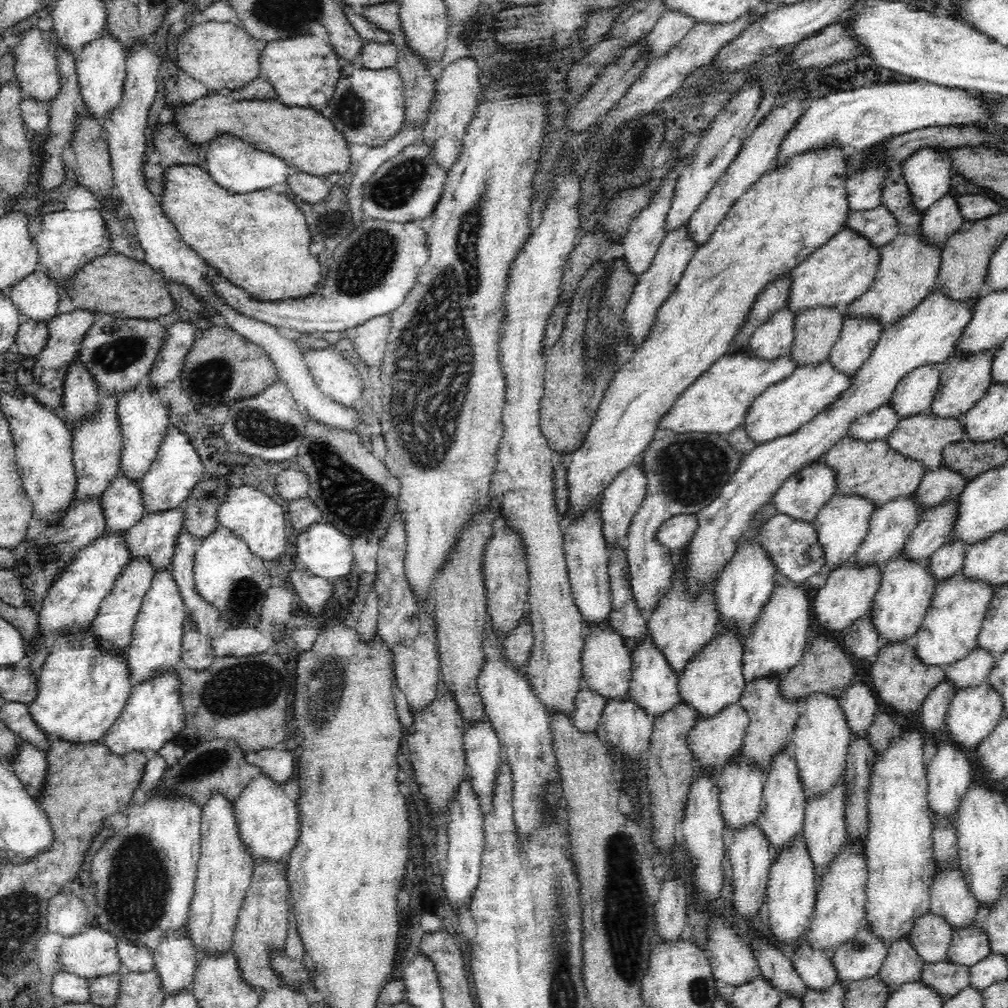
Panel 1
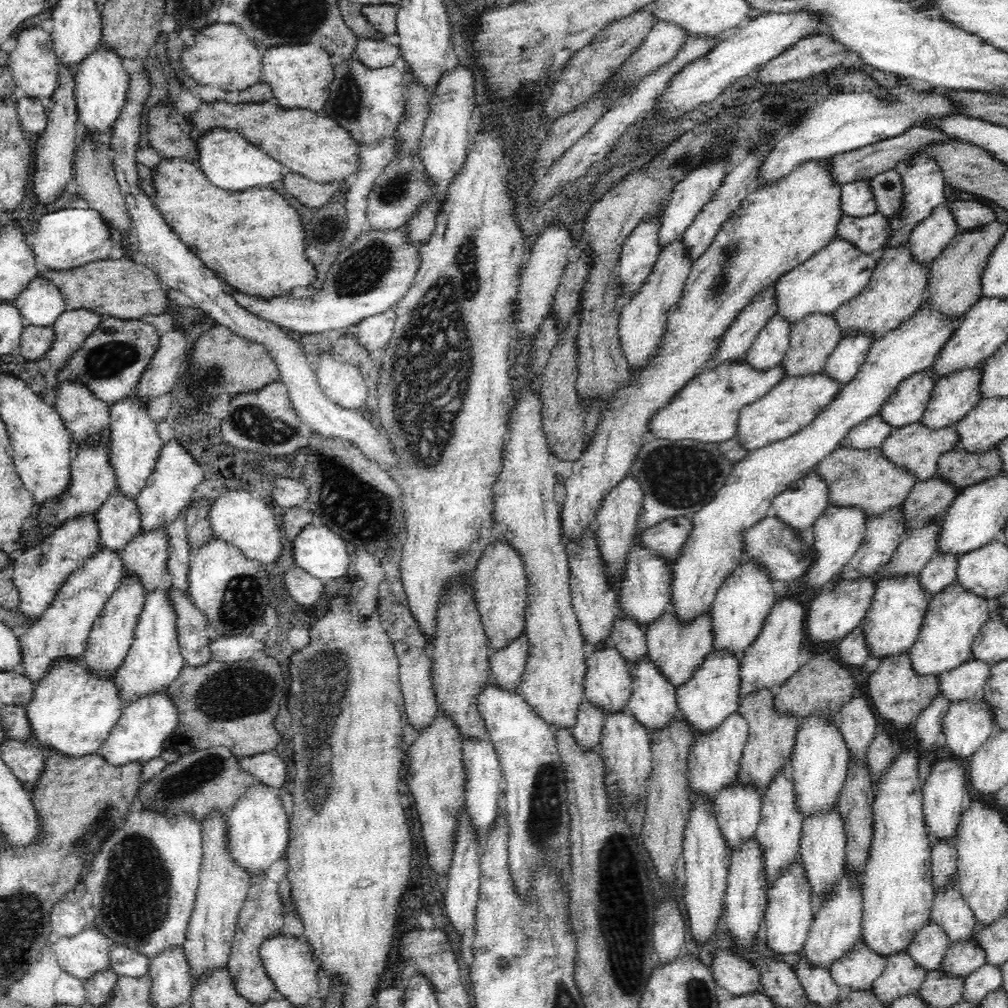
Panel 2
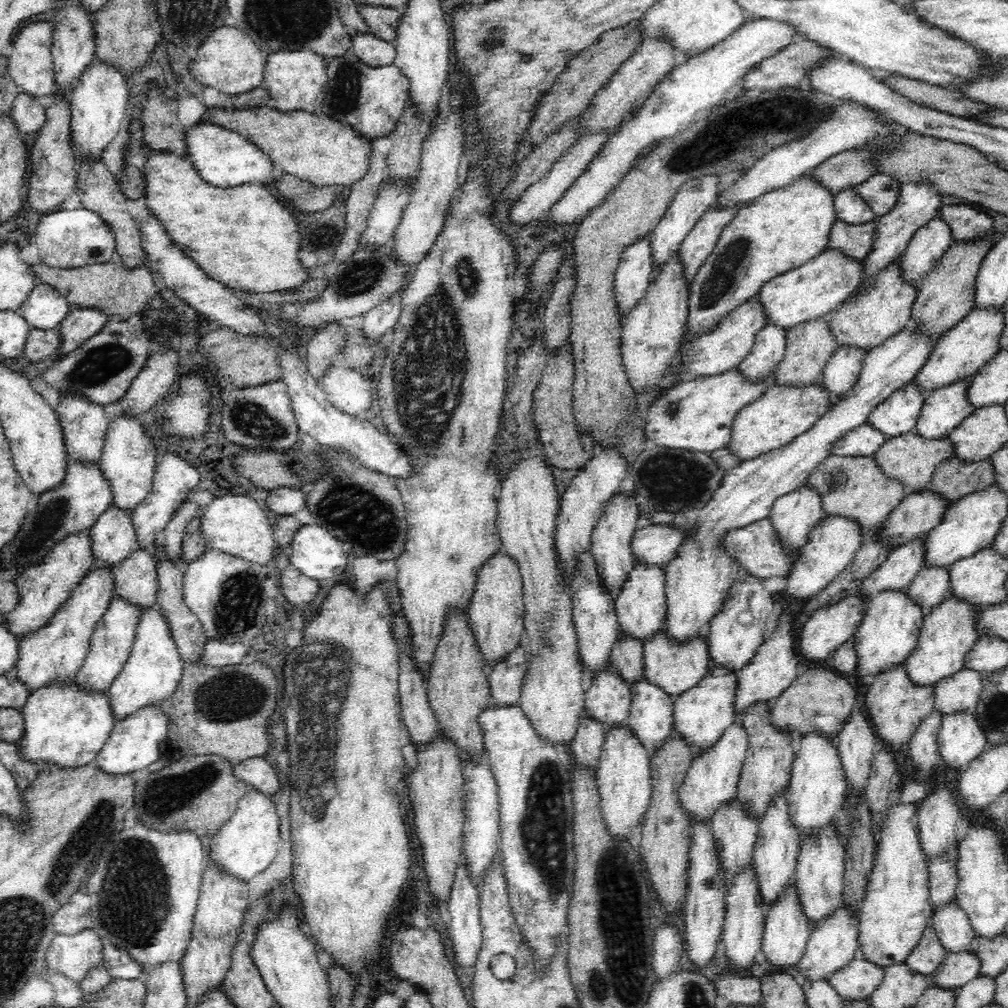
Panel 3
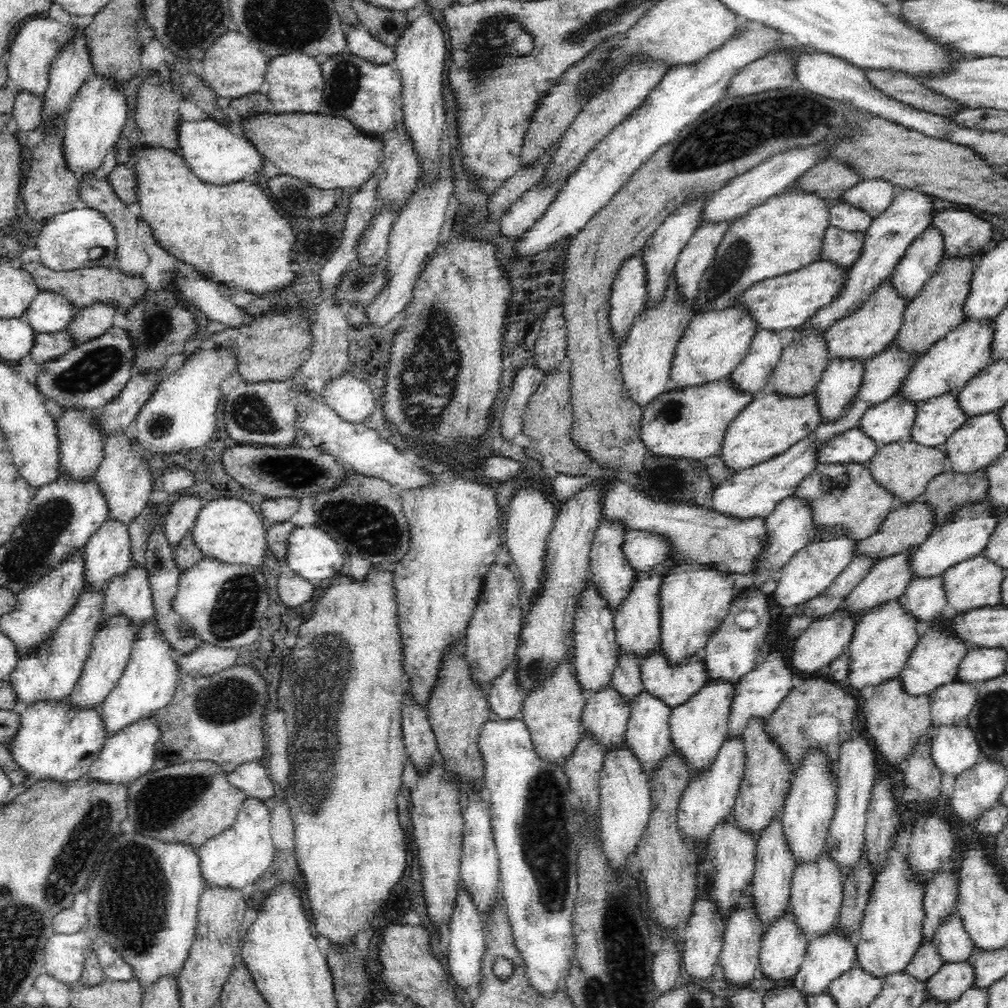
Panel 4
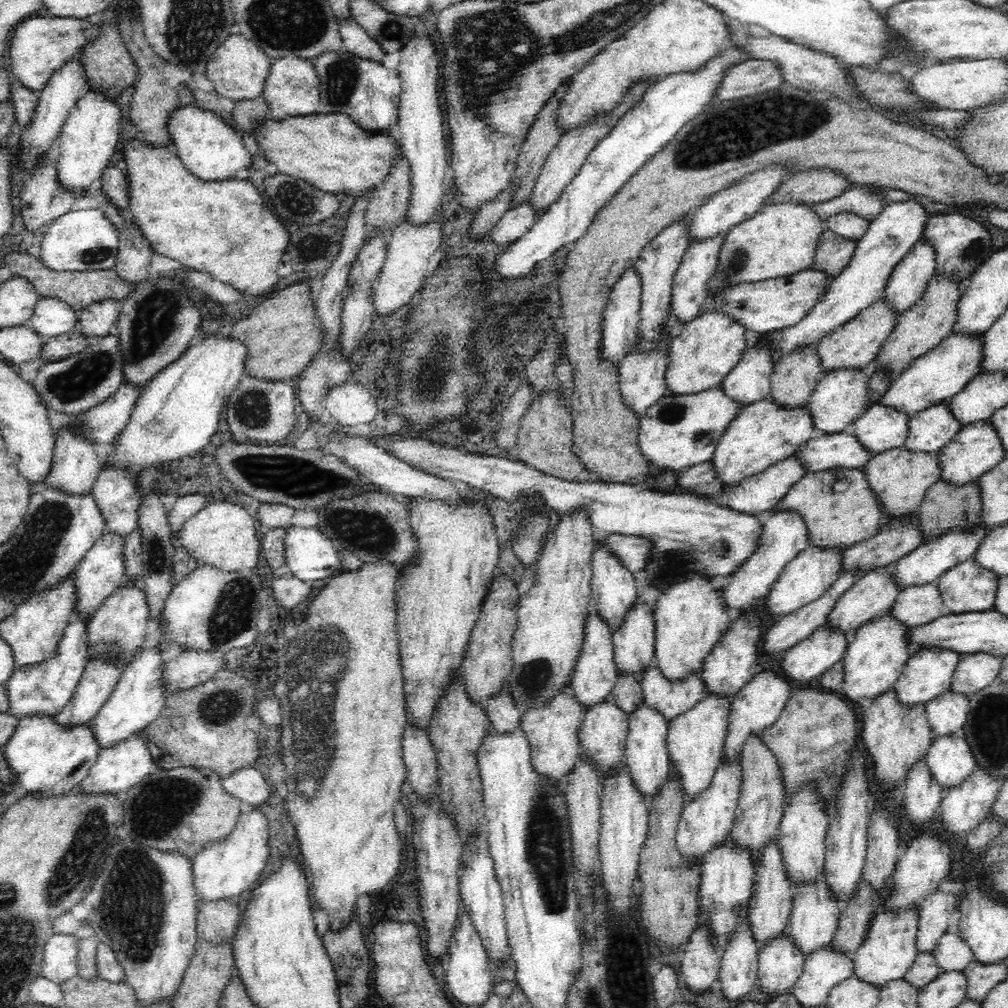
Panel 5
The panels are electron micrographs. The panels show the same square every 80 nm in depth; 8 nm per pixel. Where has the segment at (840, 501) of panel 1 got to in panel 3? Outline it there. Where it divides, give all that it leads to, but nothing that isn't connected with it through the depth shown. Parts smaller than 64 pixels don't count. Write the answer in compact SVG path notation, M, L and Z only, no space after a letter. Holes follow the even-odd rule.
M826 515L822 517L816 526L809 532L809 538L802 546L801 558L794 562L792 572L786 576L786 588L784 597L791 600L802 600L822 590L837 574L852 562L856 552L862 546L862 527L858 519L850 515Z

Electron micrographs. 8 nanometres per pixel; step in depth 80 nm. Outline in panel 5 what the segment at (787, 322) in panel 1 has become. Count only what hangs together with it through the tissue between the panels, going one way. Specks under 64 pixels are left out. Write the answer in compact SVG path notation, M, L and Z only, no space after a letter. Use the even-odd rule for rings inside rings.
M751 334L751 342L738 364L727 374L720 385L740 404L752 404L771 396L771 374L775 365L775 344L765 336Z

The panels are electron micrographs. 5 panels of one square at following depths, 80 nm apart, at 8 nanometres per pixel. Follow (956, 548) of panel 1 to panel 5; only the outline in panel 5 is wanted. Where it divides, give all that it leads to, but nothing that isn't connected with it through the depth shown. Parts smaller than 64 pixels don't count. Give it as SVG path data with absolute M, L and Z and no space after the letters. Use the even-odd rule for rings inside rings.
M938 582L916 583L904 587L890 610L911 627L926 625L944 616L944 601Z

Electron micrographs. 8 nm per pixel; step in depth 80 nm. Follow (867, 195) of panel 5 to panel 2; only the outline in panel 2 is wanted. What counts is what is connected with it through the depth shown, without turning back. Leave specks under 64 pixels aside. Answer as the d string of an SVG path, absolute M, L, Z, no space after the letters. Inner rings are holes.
M900 168L872 177L877 210L889 217L898 216L902 212L903 186Z

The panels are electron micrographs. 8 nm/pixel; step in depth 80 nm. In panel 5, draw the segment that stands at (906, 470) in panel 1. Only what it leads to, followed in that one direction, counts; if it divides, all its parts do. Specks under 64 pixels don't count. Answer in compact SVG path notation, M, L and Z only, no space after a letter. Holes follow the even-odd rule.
M828 467L827 469L808 471L784 496L784 500L767 514L776 509L796 509L804 515L808 531L810 531L810 546L839 546L850 548L857 542L872 538L882 527L885 521L886 507L880 501L878 493L870 487L866 473L861 467Z

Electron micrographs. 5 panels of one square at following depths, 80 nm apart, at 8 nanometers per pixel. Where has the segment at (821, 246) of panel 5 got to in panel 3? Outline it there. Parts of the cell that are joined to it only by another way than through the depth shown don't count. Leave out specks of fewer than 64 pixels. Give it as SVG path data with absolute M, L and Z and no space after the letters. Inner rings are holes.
M878 218L863 223L850 223L838 219L832 226L827 248L840 247L850 257L864 259L874 248L876 230L878 230Z

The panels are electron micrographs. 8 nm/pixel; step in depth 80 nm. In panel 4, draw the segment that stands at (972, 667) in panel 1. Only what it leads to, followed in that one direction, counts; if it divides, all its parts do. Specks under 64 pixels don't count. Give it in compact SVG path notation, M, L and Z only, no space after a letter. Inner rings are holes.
M954 679L937 686L930 693L932 723L940 726L966 719L978 698L977 683Z

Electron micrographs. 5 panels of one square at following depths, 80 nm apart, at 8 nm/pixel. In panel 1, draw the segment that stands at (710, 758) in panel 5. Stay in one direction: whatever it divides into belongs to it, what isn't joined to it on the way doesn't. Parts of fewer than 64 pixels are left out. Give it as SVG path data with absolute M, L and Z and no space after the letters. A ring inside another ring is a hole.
M720 623L714 634L693 654L679 672L678 690L680 699L686 699L696 707L698 715L711 715L728 703L741 697L744 679L744 635L738 623Z

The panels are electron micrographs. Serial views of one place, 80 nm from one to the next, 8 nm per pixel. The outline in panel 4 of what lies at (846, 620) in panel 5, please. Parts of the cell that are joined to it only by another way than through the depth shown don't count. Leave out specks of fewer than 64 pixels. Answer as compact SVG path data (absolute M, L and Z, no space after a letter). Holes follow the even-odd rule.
M916 548L880 559L878 564L848 594L844 609L850 609L856 620L878 603L898 599L914 579L912 559Z

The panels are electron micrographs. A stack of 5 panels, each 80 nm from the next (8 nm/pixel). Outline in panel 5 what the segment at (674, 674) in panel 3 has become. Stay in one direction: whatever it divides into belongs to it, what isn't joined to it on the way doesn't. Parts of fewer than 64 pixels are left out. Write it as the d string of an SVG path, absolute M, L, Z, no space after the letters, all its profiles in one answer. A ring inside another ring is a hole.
M656 661L644 667L639 681L643 700L648 705L658 707L668 722L680 711L688 710L706 692L706 683L700 671L690 671L679 679L670 679Z

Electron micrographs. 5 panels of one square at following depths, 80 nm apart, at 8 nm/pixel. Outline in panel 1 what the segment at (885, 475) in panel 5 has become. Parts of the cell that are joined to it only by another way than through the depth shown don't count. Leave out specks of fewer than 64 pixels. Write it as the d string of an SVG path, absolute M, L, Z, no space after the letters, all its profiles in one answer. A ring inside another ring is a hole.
M928 408L920 414L912 414L908 418L901 419L886 441L892 445L892 449L920 459L930 470L942 463L943 450L948 443L967 438L966 427L962 424L961 418L939 418L931 408Z

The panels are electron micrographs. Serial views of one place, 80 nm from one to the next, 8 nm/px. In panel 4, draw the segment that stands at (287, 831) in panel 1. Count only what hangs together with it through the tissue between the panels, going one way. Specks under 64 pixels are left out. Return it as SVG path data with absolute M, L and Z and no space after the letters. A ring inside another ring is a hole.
M246 797L240 805L236 822L198 848L205 885L246 889L250 882L258 880L270 868L276 854L273 838L271 808L264 799Z

